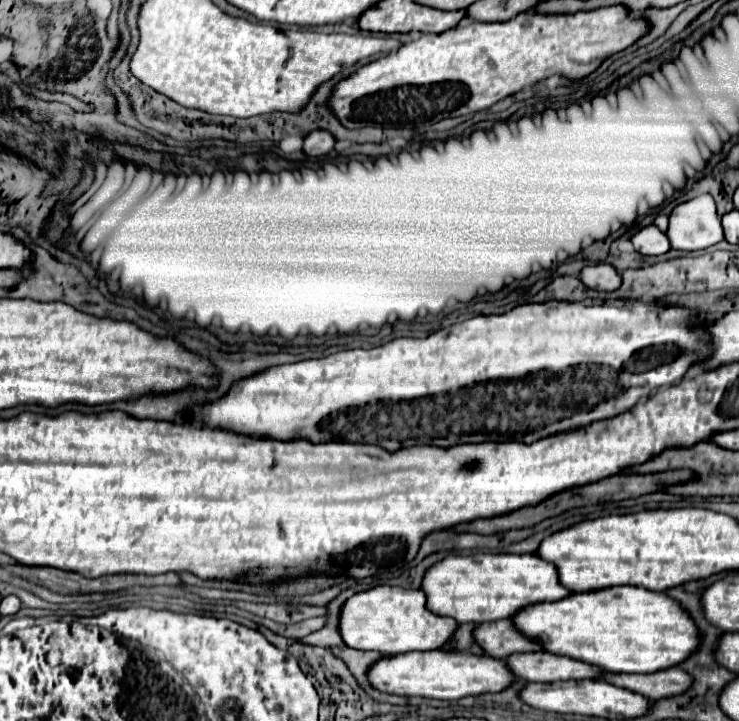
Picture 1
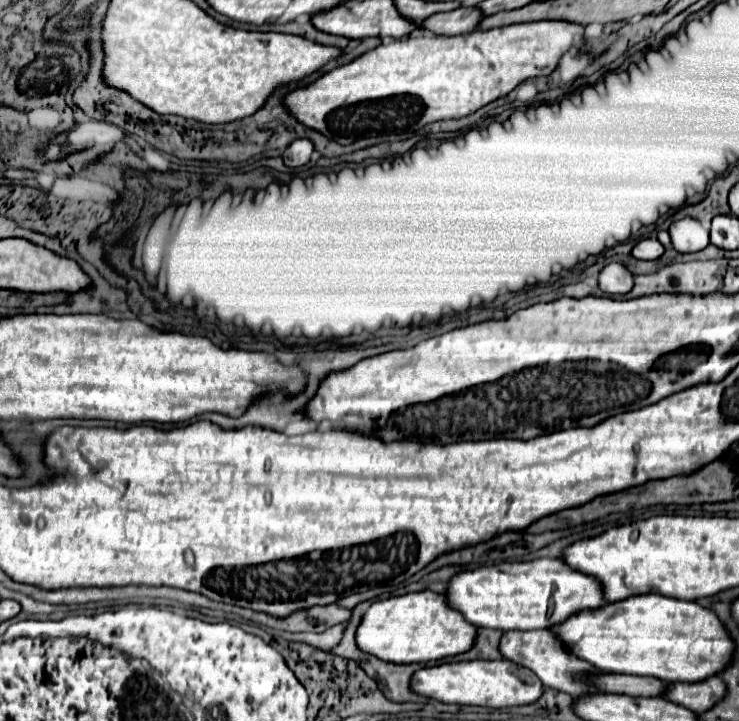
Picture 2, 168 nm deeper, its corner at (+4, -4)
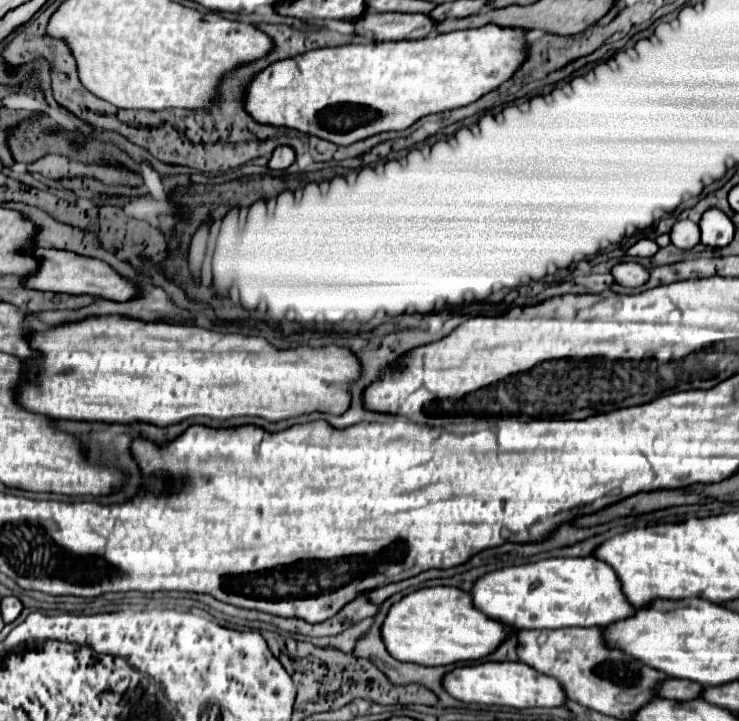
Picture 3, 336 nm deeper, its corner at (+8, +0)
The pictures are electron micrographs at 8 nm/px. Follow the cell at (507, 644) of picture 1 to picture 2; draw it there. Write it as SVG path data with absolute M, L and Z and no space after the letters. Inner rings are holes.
M538 629L538 631L508 631L508 633L502 633L500 653L502 653L504 659L510 659L510 661L520 663L520 665L528 667L530 671L534 671L546 687L560 689L560 691L564 691L572 697L580 697L584 693L596 693L596 689L592 689L590 685L580 681L582 675L594 673L596 669L586 665L586 661L580 661L578 657L572 657L568 653L568 649L564 649L560 645L560 641L556 643L556 637L548 629L544 629L544 631Z

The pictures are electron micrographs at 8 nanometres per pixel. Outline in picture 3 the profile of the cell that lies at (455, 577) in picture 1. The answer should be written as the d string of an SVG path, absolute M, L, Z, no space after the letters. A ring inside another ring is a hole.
M594 555L578 559L544 559L520 567L504 567L480 577L472 595L480 611L514 629L606 627L636 613L636 607L622 593L622 583L616 571Z

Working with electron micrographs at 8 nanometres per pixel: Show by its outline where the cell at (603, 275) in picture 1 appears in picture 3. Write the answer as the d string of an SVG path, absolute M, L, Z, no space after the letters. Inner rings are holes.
M634 261L614 265L612 275L614 275L616 283L620 283L622 287L640 287L650 279L650 271Z

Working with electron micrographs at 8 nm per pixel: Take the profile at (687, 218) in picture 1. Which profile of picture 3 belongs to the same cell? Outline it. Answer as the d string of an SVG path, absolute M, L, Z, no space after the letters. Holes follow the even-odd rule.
M676 221L670 231L670 239L678 249L692 249L700 243L700 227L694 221Z

